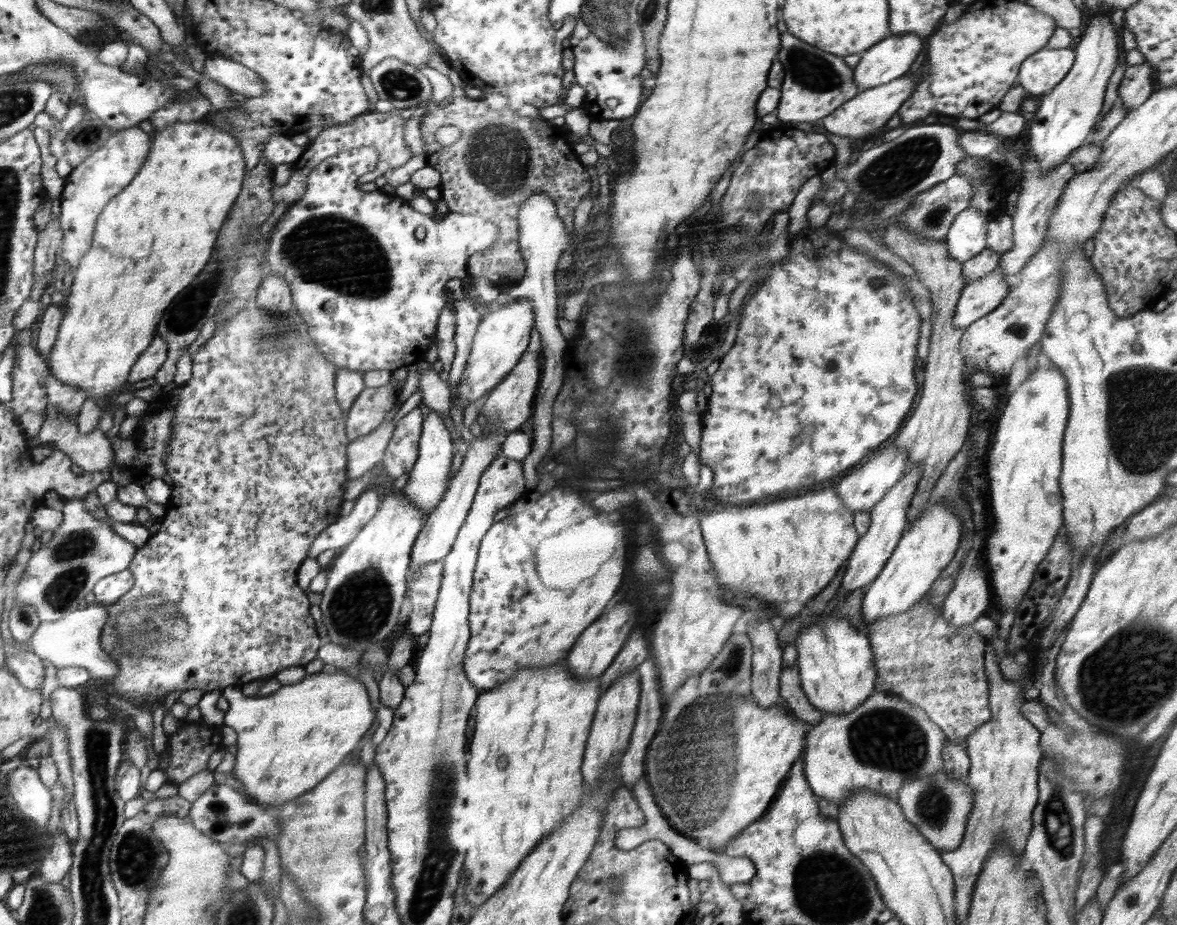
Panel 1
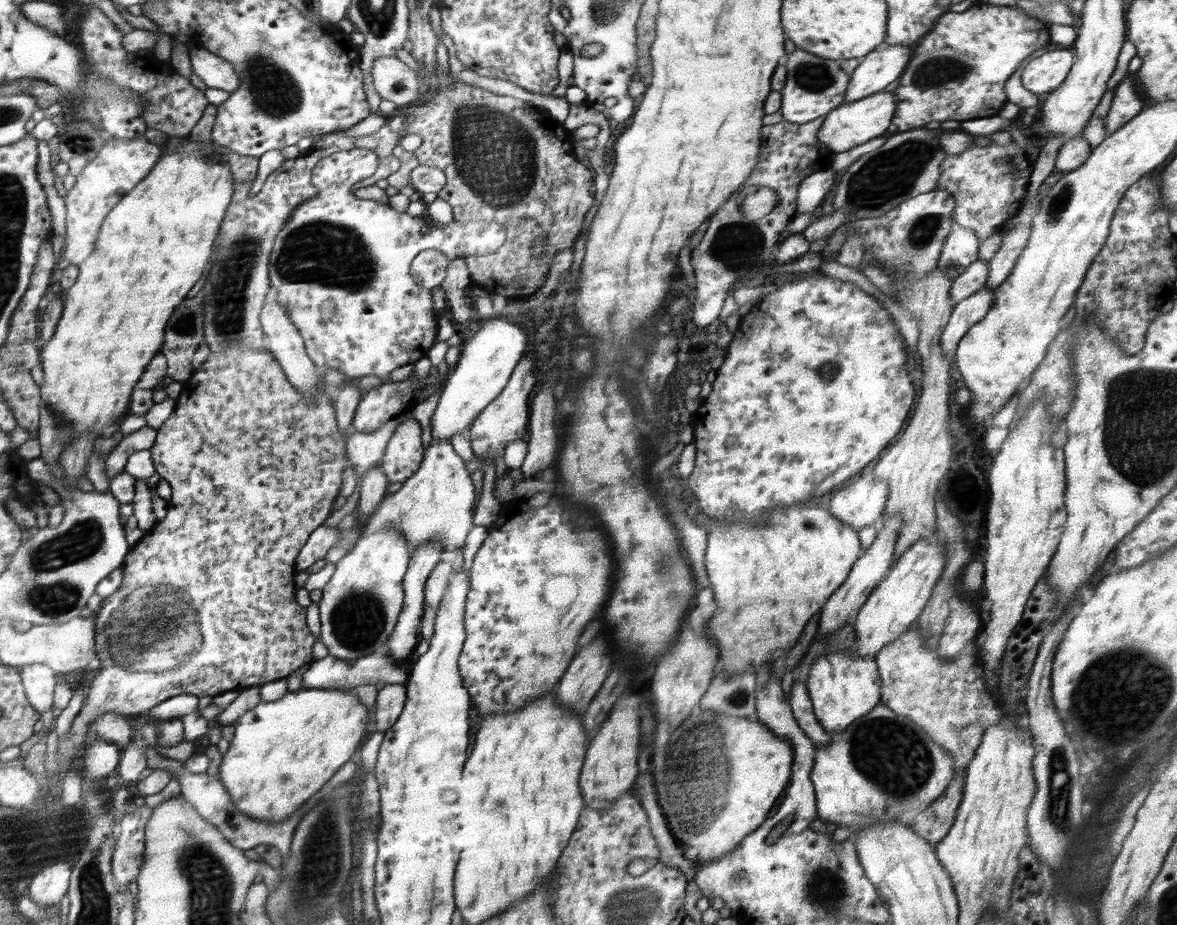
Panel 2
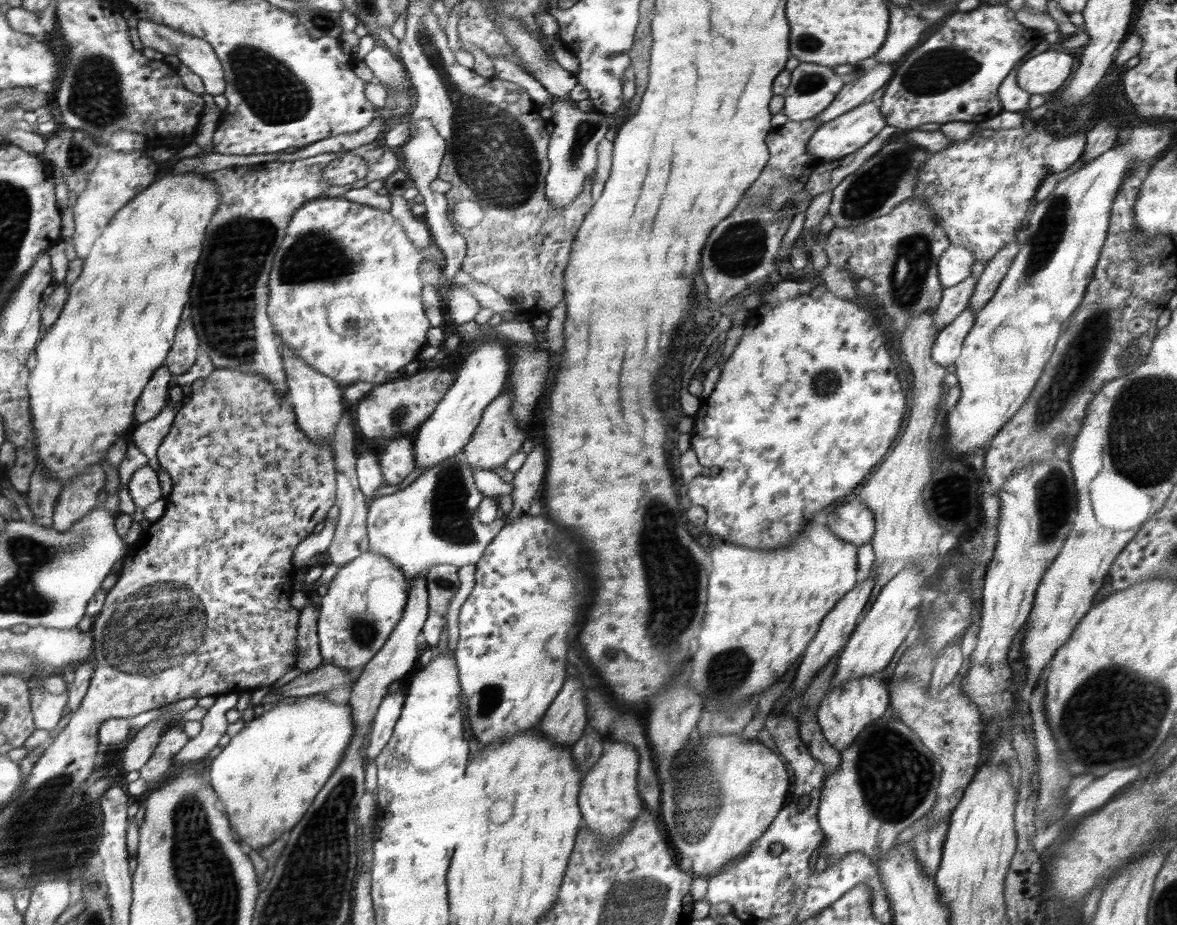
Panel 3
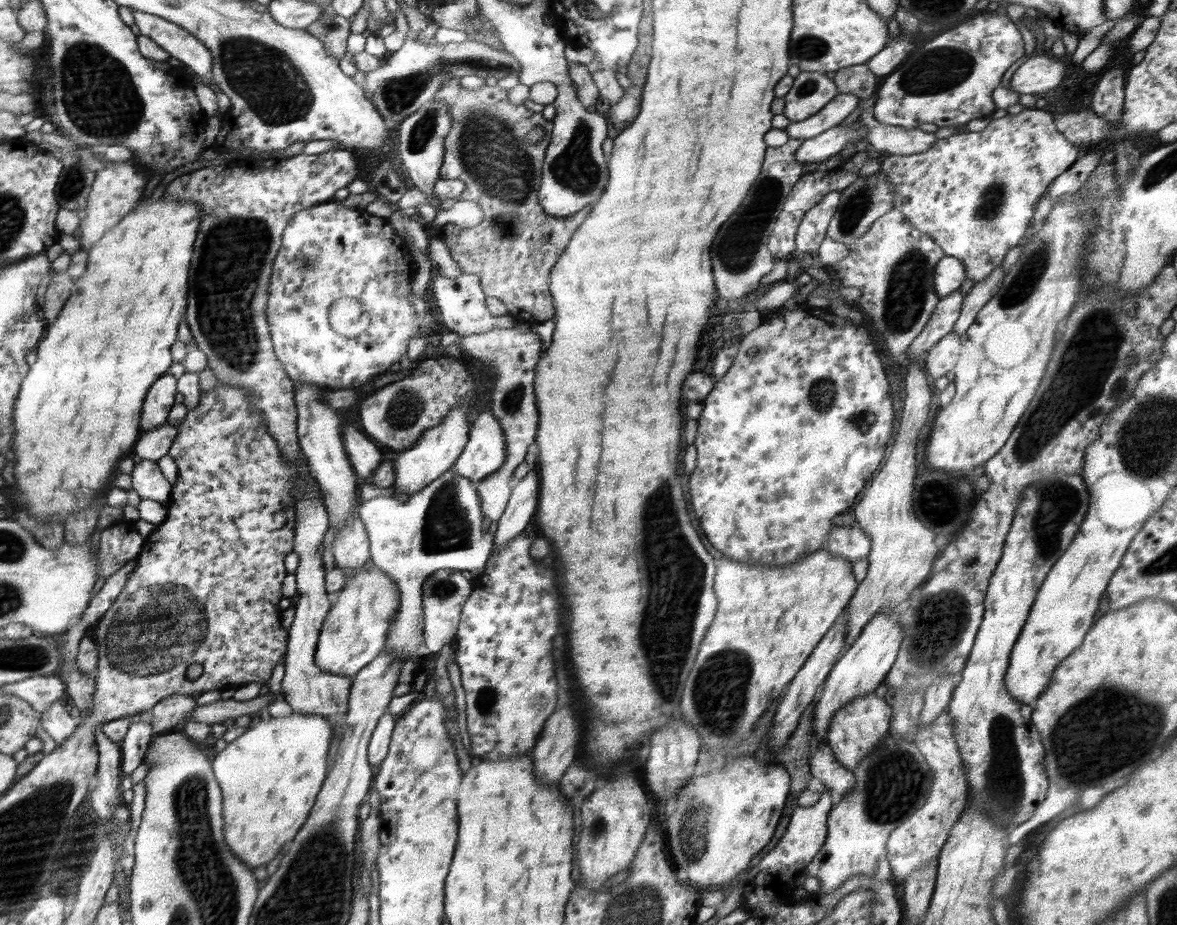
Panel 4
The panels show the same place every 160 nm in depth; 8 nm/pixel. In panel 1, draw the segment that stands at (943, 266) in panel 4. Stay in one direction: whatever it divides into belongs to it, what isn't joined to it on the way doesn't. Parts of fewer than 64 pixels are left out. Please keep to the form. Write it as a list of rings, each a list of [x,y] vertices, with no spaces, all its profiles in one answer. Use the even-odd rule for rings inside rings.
[[[965,209],[954,219],[944,239],[950,258],[966,262],[987,248],[988,220],[978,209]]]

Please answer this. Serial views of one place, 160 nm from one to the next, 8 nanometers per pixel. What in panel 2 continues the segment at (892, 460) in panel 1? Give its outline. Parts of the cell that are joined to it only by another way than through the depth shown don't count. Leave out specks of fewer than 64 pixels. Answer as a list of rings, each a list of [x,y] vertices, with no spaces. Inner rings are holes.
[[[868,470],[831,496],[830,514],[859,532],[884,516],[887,490],[887,482],[876,480],[873,471]]]

